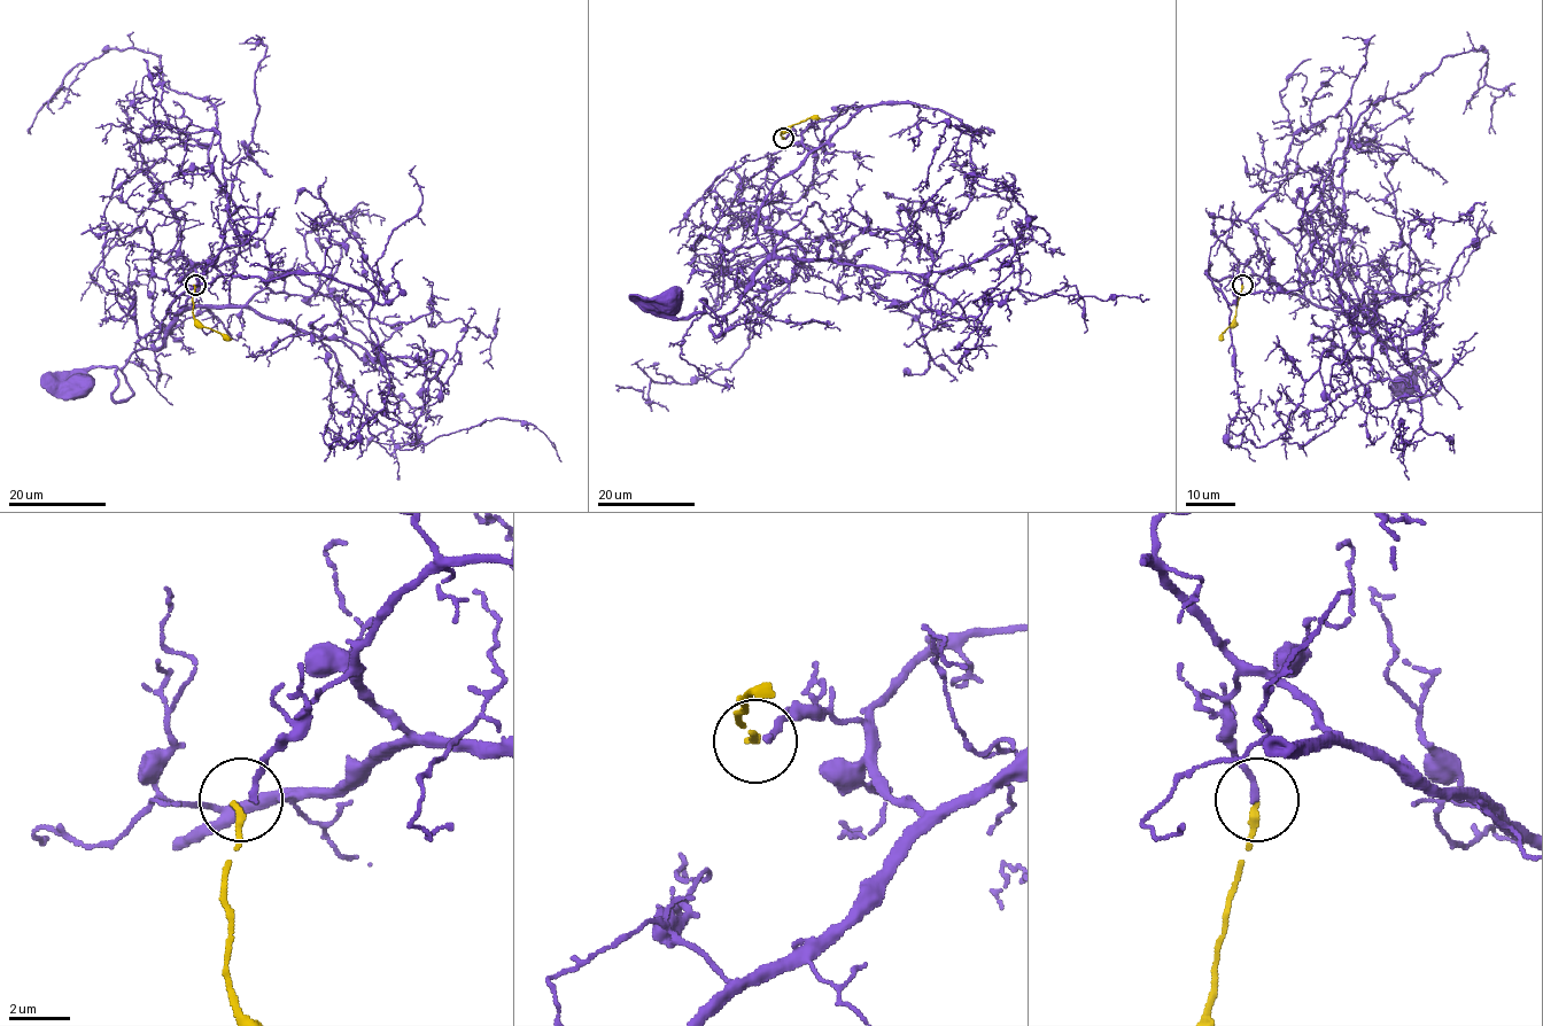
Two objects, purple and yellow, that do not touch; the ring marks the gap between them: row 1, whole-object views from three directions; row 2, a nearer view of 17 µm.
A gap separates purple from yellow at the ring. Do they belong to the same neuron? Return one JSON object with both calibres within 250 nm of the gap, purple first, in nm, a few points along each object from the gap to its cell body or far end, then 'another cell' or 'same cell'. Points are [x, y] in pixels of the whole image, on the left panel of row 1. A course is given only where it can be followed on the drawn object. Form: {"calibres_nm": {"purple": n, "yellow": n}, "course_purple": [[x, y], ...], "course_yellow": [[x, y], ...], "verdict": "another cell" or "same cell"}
{"calibres_nm": {"purple": 220, "yellow": 240}, "course_purple": [[195, 285], [222, 273], [130, 357], [130, 397], [113, 398], [114, 367], [78, 380]], "course_yellow": [[194, 285], [192, 315], [203, 326], [231, 340]], "verdict": "another cell"}

